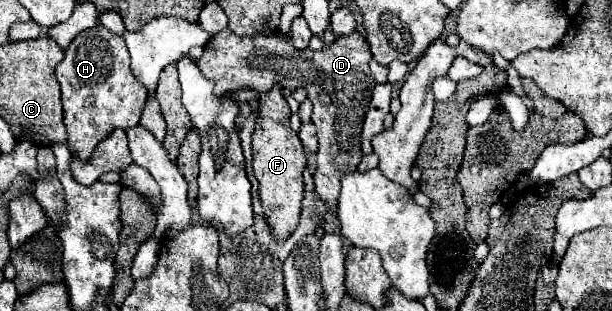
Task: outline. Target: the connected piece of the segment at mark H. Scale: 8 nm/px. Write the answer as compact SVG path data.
M101 24L81 32L67 46L65 58L57 68L57 80L65 104L63 124L67 128L67 146L81 160L87 160L93 148L115 128L131 128L139 124L147 100L147 88L129 68L125 40L109 34Z

